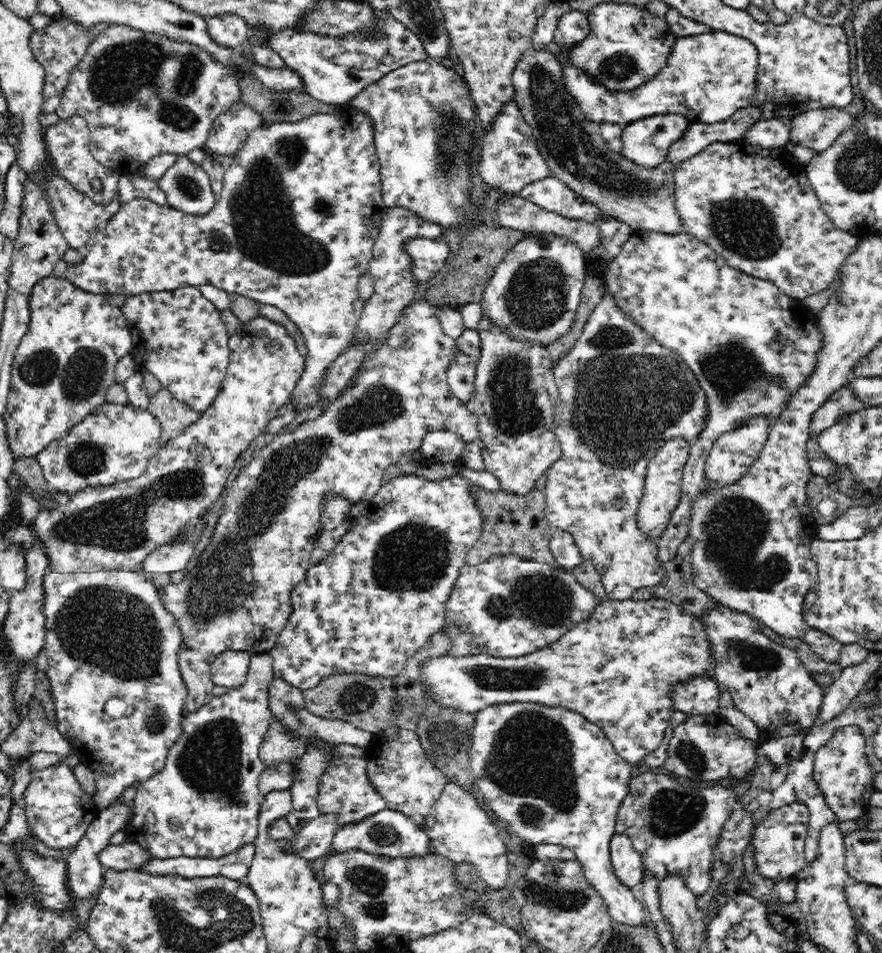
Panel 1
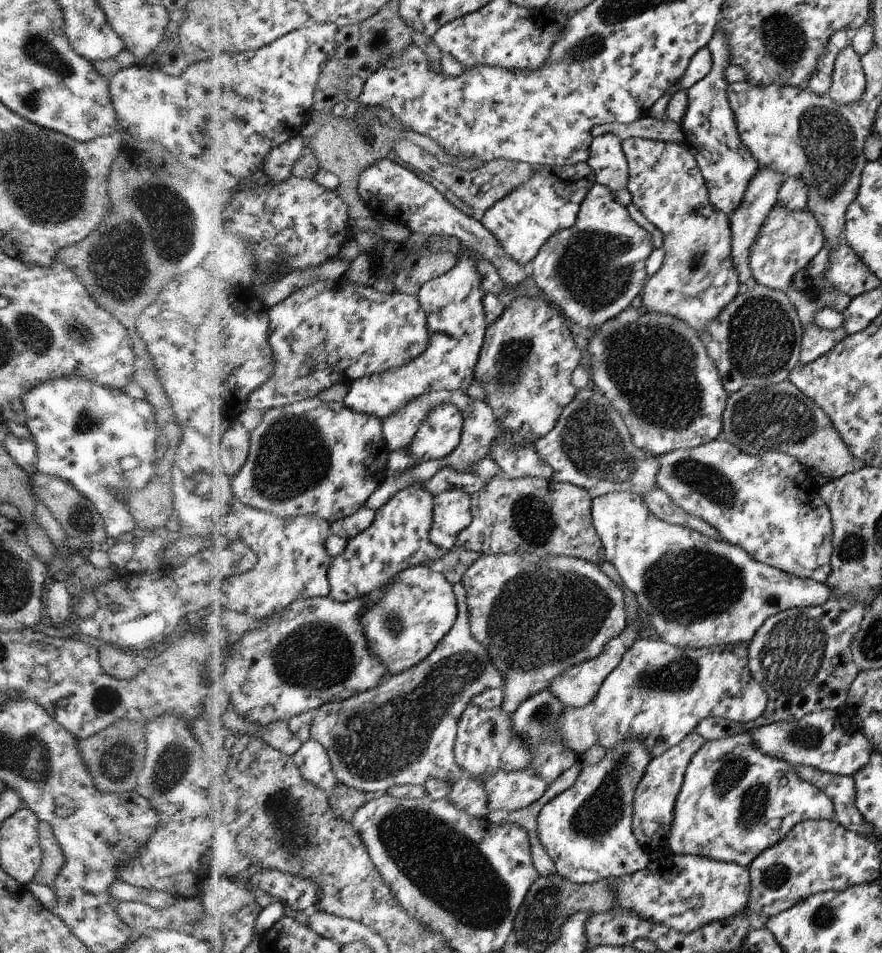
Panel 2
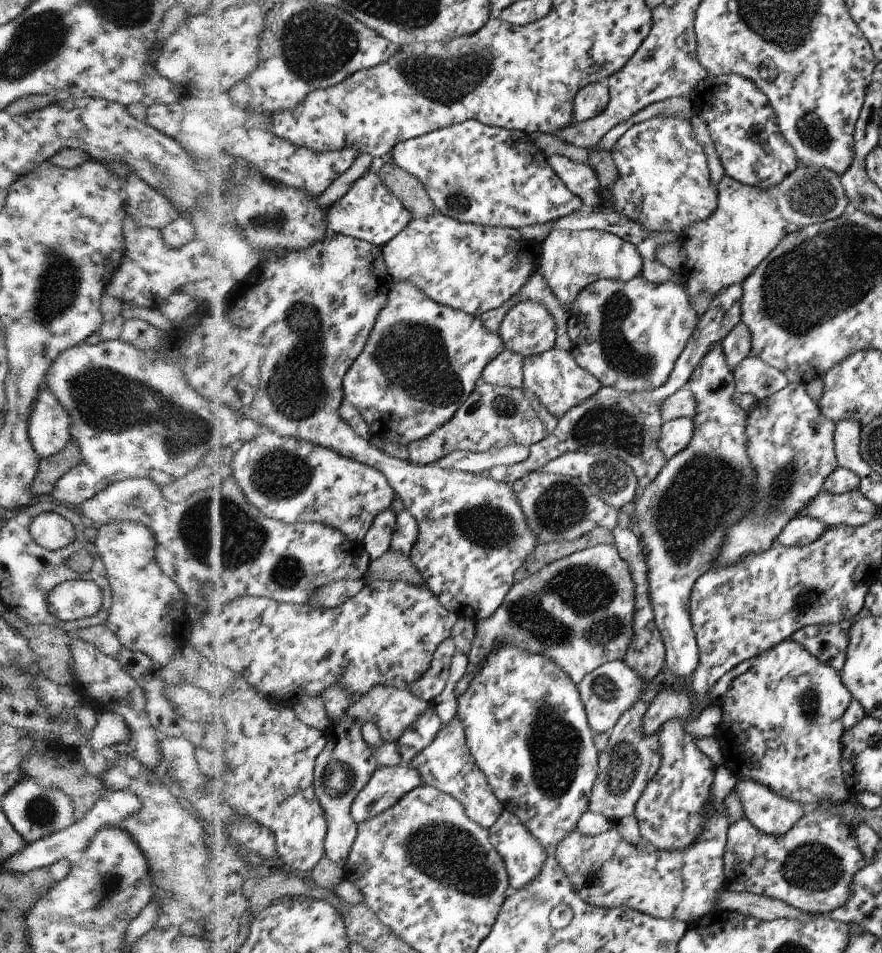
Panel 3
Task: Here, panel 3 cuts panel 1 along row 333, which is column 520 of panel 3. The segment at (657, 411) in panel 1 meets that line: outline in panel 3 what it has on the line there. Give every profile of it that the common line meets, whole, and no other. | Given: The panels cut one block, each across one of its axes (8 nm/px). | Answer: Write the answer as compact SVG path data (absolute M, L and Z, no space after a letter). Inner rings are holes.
M600 544L588 549L572 552L569 556L545 564L541 570L527 578L514 582L506 598L486 620L474 623L475 634L467 652L465 674L459 679L455 688L457 698L471 686L471 678L479 672L481 662L497 648L513 644L531 654L543 654L561 670L566 671L577 684L585 674L609 661L621 661L626 654L627 646L633 638L635 583L631 578L627 563L623 562L618 549L612 544Z

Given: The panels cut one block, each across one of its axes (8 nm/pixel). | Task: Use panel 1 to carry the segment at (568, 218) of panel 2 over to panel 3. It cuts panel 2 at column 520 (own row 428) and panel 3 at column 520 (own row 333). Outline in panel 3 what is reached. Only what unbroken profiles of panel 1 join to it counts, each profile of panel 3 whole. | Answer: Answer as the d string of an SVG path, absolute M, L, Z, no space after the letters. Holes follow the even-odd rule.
M439 210L431 216L411 221L405 230L402 230L382 249L389 274L395 281L412 282L435 302L478 317L482 312L495 310L503 302L507 302L525 284L527 278L525 272L529 268L533 272L533 266L523 266L523 262L519 260L525 248L529 248L529 242L523 242L519 238L517 229L463 223L459 222L459 219L446 216Z

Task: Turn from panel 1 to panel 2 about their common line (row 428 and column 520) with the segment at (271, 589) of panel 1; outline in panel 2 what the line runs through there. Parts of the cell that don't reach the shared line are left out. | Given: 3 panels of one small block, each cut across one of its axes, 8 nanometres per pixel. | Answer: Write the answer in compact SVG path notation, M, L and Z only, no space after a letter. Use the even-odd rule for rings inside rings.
M515 296L511 305L505 307L503 314L487 325L485 342L474 366L473 378L483 388L484 402L491 408L492 416L497 420L499 437L490 447L488 455L501 471L501 475L508 479L522 477L543 478L550 480L554 471L539 459L534 450L533 442L550 433L557 425L562 410L574 400L577 389L571 386L571 372L580 364L579 350L571 338L567 321L557 308L536 297Z

